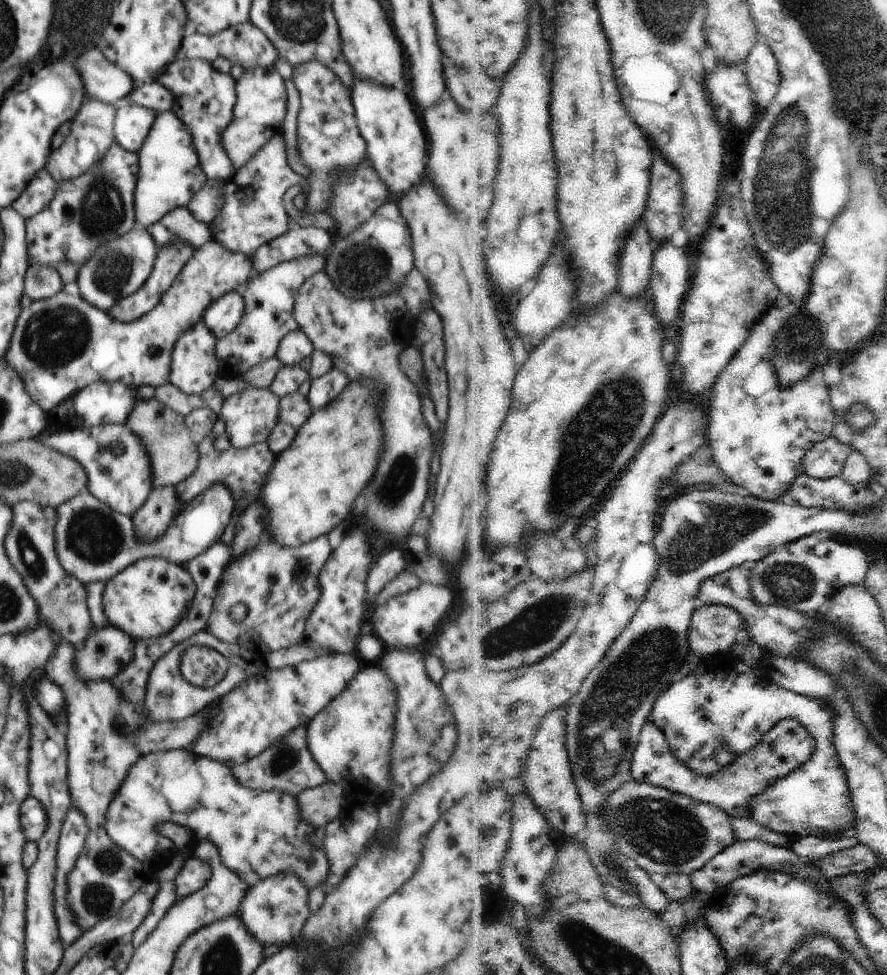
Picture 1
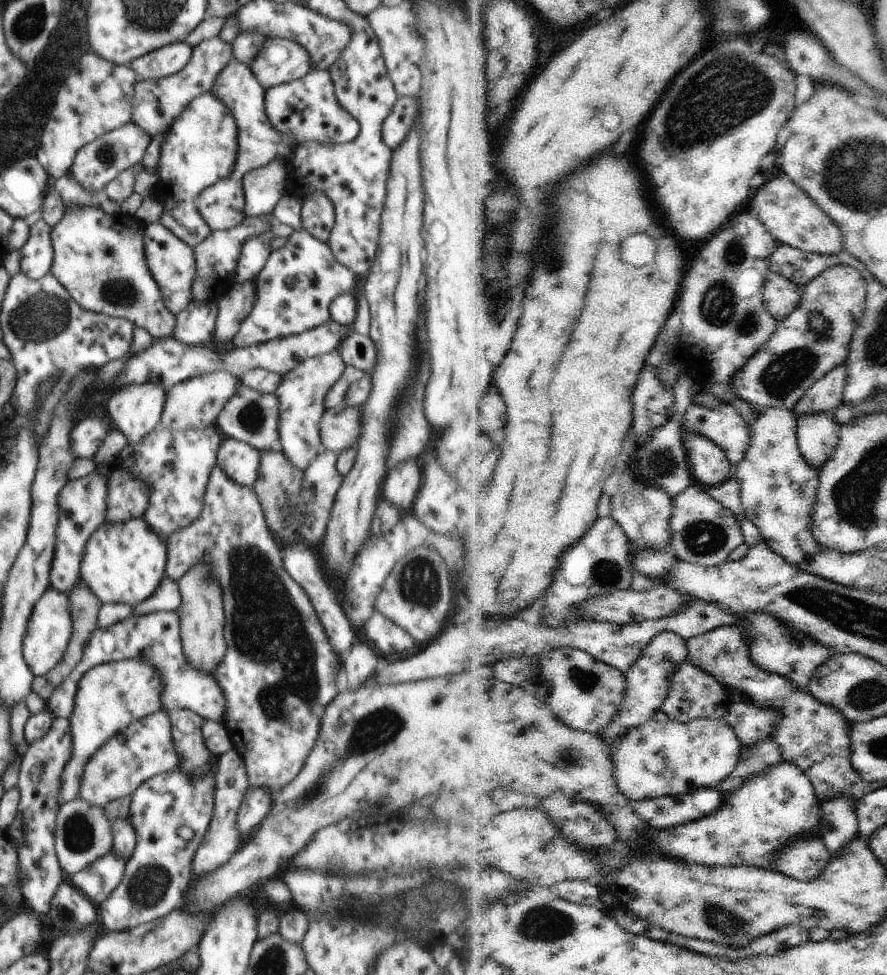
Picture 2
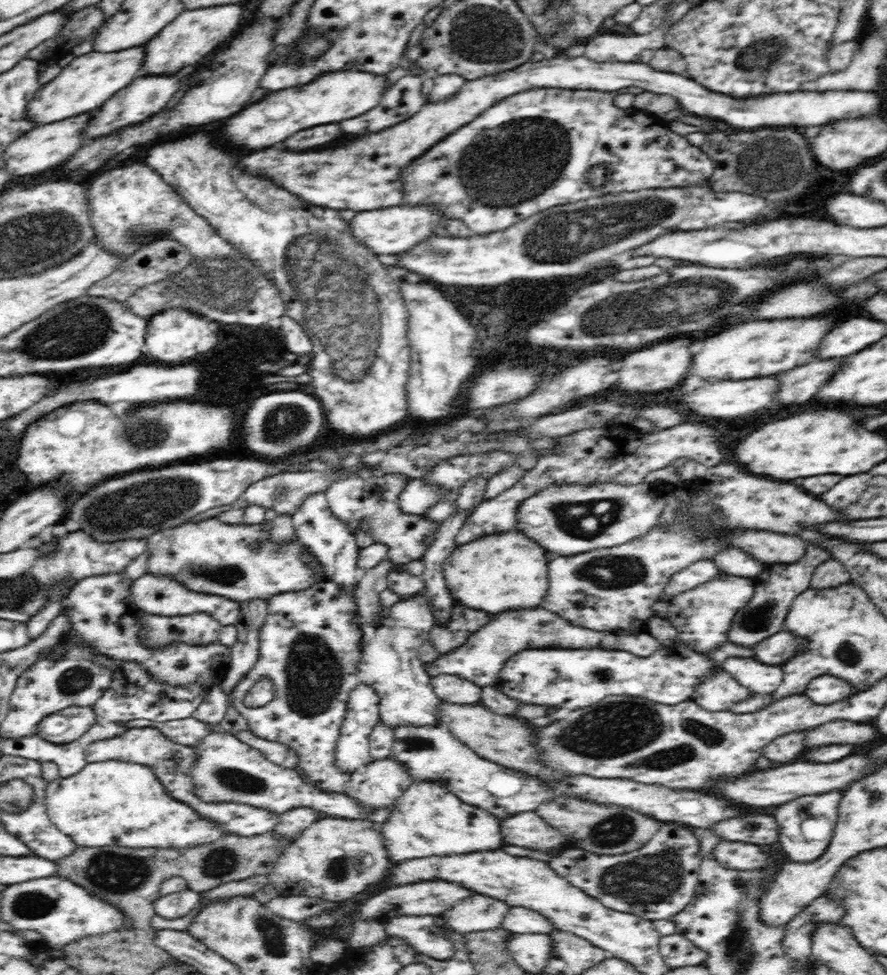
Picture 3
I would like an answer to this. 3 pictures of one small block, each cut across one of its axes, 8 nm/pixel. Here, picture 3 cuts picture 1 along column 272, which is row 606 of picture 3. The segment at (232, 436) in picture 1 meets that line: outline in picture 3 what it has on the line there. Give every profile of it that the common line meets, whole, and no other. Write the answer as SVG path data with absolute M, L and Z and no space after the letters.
M422 592L410 596L408 600L400 600L392 604L388 617L381 620L374 637L365 643L361 663L358 667L356 680L362 684L369 684L376 692L380 701L379 720L382 724L394 729L396 726L439 726L438 708L442 701L436 696L430 684L430 675L420 662L419 650L422 643L429 640L429 632L435 626L435 618L429 606L429 599Z

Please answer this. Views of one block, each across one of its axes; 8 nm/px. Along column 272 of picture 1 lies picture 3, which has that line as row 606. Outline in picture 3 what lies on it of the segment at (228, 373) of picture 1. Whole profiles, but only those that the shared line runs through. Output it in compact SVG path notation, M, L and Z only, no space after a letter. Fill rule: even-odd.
M318 580L304 590L266 599L267 613L259 630L256 664L227 696L230 705L247 720L250 731L297 752L296 769L326 792L343 793L351 779L335 764L335 748L348 711L349 692L358 684L356 675L363 655L355 588L345 590L333 580ZM260 679L274 683L274 700L261 708L246 708L244 697Z

